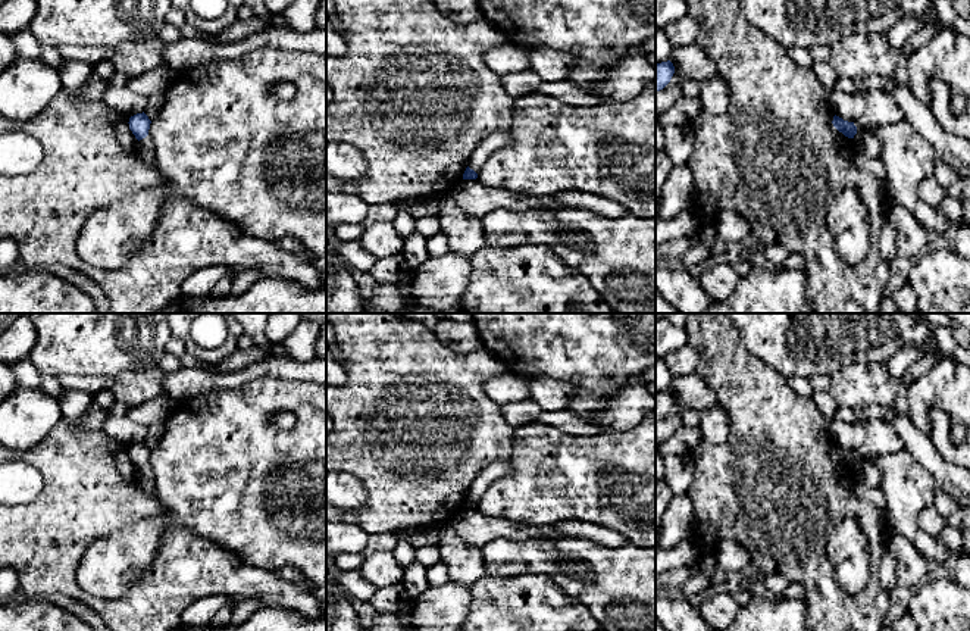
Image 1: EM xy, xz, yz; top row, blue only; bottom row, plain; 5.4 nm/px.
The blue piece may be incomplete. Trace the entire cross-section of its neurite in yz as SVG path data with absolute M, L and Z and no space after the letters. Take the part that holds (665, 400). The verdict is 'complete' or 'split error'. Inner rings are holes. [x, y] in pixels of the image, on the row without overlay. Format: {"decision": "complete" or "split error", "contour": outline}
{"decision": "complete", "contour": "M670 390L655 393L655 422L663 419L672 409L675 396Z"}

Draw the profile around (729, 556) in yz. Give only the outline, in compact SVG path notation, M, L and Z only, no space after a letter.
M722 540L711 559L730 577L741 578L752 565L745 547L733 540Z

